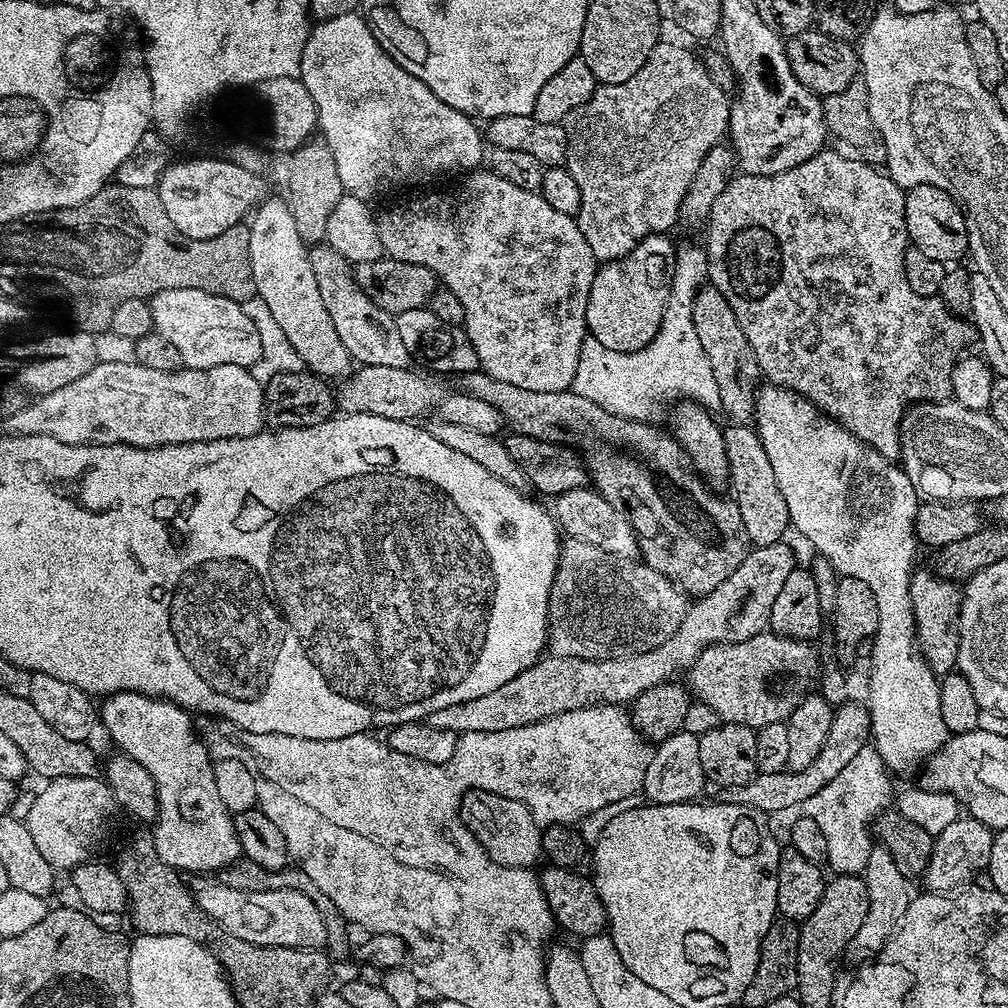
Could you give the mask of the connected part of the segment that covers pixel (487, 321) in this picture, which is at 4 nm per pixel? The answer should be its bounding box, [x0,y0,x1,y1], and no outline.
[376,170,598,391]

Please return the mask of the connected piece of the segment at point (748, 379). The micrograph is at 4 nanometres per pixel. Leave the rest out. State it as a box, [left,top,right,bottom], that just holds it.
[694,286,762,425]

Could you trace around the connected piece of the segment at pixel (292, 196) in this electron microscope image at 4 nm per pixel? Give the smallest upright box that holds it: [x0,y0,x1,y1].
[286,138,346,242]

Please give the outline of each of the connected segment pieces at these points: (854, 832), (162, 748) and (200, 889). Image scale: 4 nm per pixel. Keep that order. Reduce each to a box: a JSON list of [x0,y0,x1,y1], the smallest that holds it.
[[802,746,894,875],[98,692,242,874],[193,878,328,949]]

